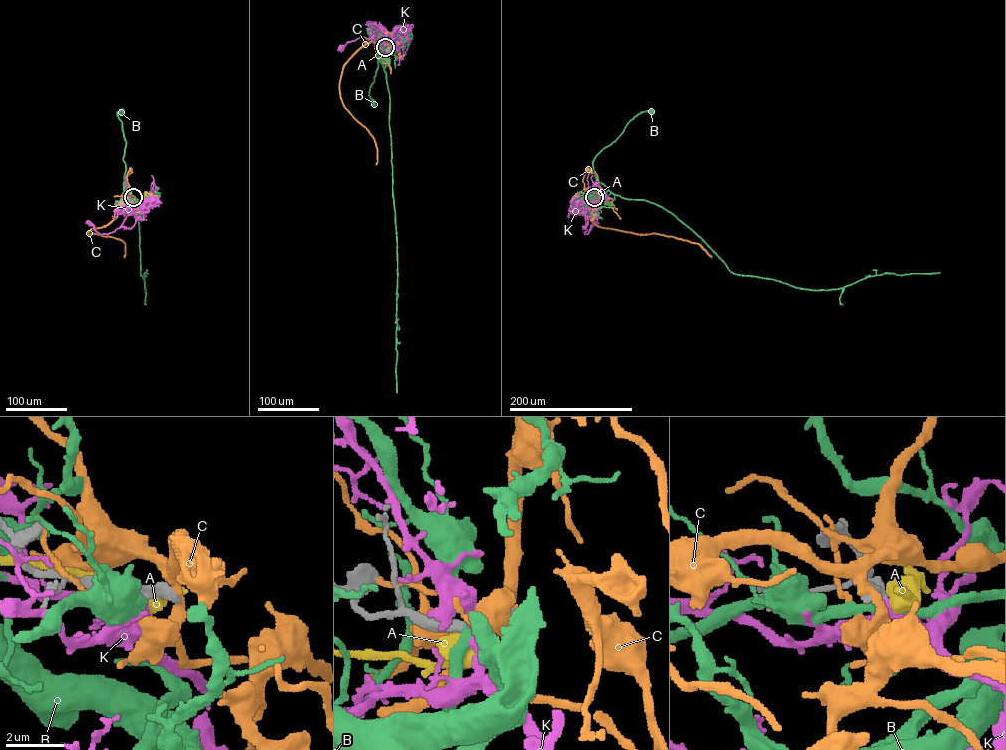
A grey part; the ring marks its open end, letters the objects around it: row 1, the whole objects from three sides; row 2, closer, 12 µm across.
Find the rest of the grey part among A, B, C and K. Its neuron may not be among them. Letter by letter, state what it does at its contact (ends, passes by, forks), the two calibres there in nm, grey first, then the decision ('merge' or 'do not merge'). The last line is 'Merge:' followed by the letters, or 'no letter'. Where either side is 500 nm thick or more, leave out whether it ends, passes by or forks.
A: calibres 340 and 600 nm; do not merge
B: it passes by; calibres 400 and 320 nm; do not merge
C: it forks; calibres 320 and 320 nm; do not merge
K: it passes by; calibres 400 and 260 nm; do not merge
Merge: no letter

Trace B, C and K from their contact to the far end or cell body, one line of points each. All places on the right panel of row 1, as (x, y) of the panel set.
B: (595, 197), (599, 197), (594, 158), (615, 140), (634, 117), (643, 112), (651, 112)
C: (594, 197), (586, 197), (583, 202), (596, 225), (681, 238), (698, 243), (711, 257)
K: (595, 197), (597, 200), (588, 212), (585, 234), (594, 222)

